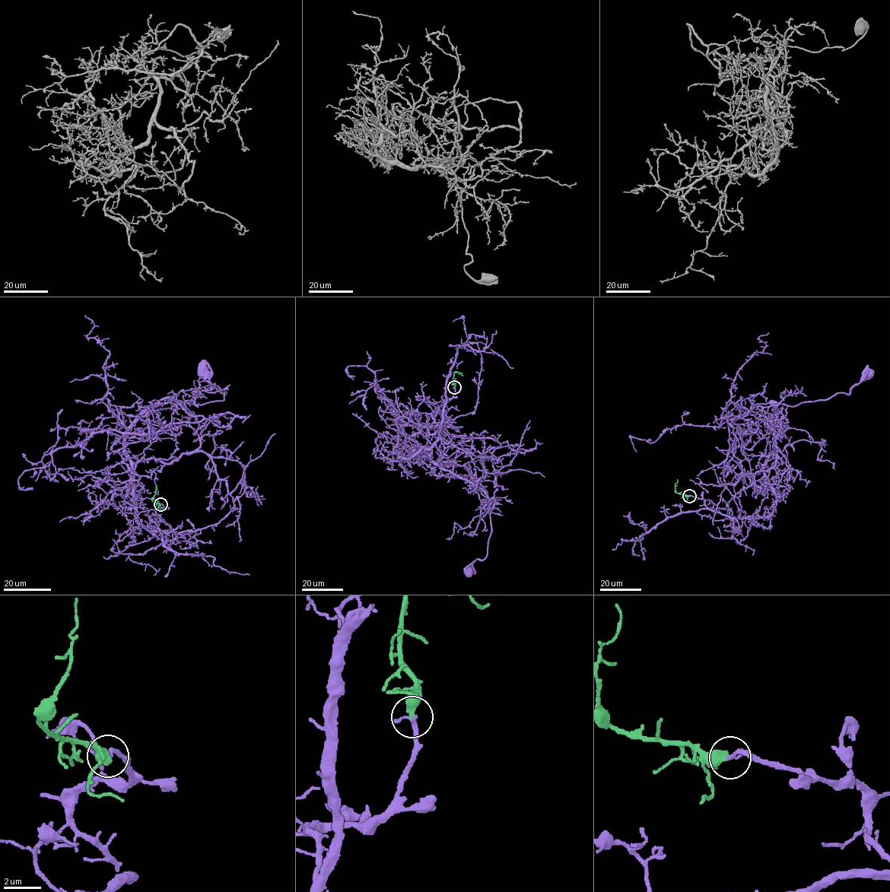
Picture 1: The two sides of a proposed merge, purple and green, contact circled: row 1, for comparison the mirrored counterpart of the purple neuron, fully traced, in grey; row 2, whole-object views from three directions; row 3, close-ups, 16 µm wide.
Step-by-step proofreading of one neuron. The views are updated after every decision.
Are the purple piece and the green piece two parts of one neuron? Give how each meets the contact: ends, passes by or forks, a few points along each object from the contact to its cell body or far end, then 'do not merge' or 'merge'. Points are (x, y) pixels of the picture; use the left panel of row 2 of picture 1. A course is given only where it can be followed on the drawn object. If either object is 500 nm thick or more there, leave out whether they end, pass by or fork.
purple passes by; green ends there; purple runs (160, 504), (156, 513), (175, 532), (138, 521), (125, 429), (166, 398), (224, 400), (203, 369); green runs (160, 504), (151, 500), (157, 484); merge

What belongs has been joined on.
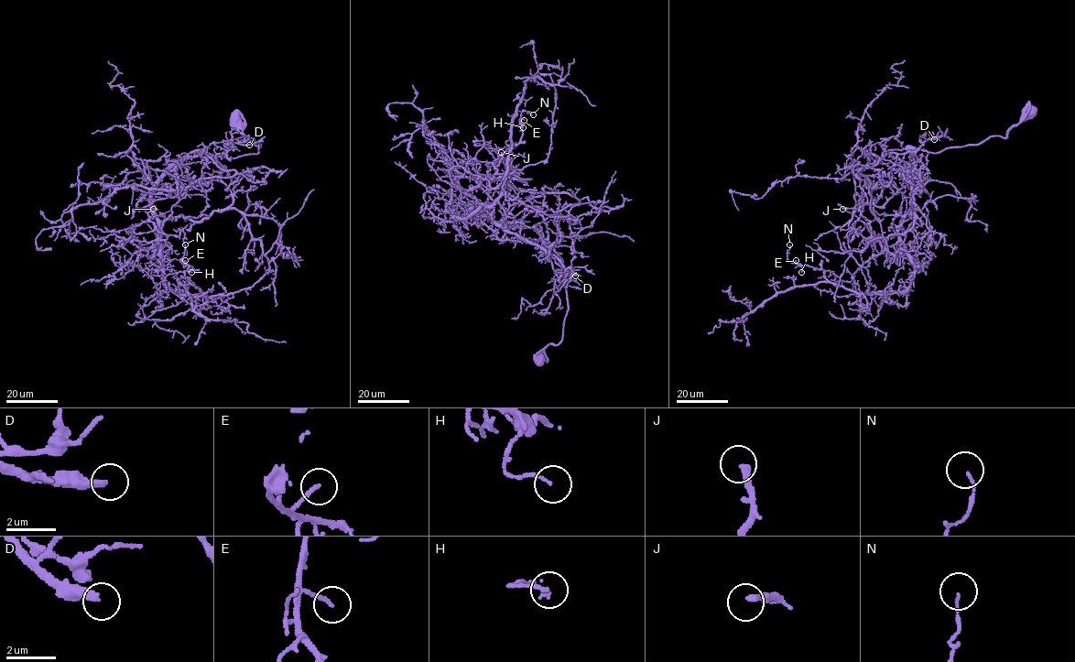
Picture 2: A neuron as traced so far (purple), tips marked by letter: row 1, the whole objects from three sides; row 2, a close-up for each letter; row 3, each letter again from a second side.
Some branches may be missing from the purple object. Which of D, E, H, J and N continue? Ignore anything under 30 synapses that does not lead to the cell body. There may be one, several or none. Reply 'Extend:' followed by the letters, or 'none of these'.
Extend: D, J

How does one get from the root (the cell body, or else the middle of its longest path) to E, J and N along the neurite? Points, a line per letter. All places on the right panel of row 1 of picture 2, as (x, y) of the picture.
E: (1029, 112), (1005, 137), (906, 147), (915, 162), (898, 231), (914, 268), (906, 289), (855, 293), (796, 260)
J: (1029, 112), (1005, 137), (906, 147), (915, 162), (902, 255), (855, 233), (861, 212), (842, 209)
N: (1029, 112), (1005, 137), (906, 147), (905, 290), (838, 287), (788, 260), (789, 244)

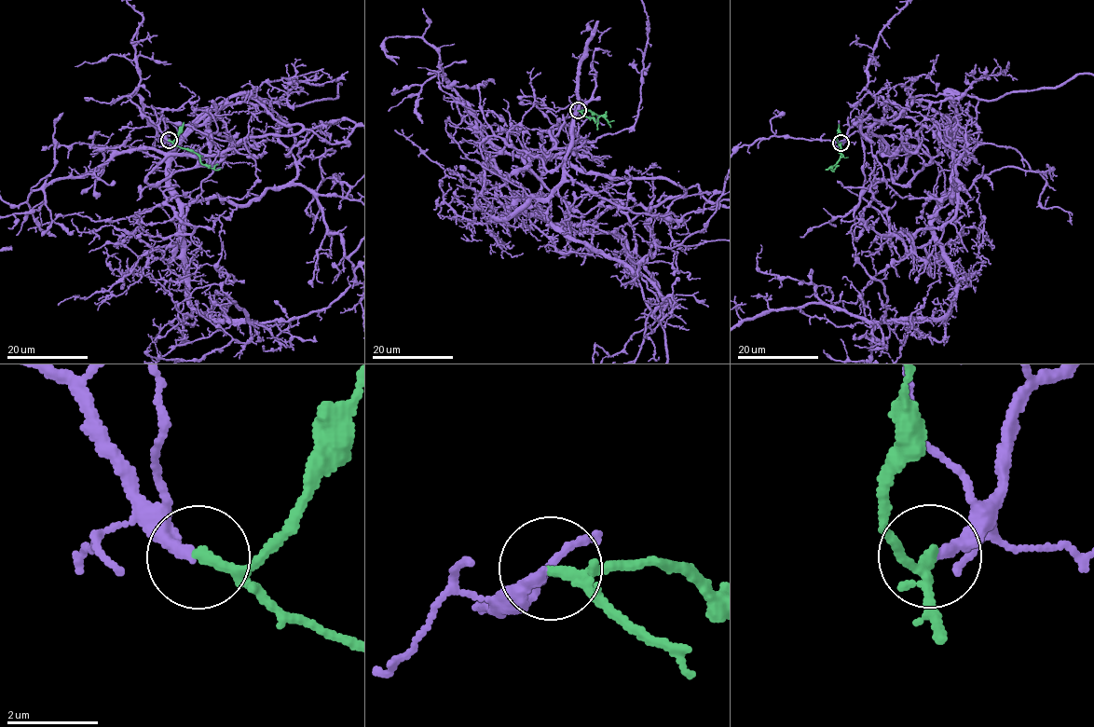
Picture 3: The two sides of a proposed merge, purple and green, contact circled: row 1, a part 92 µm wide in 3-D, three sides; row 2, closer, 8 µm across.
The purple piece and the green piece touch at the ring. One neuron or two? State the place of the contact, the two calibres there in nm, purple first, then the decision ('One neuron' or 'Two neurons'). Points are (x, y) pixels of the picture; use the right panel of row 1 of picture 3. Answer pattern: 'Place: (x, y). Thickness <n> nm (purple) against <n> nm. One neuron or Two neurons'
Place: (841, 143). Thickness 240 nm (purple) against 160 nm. One neuron

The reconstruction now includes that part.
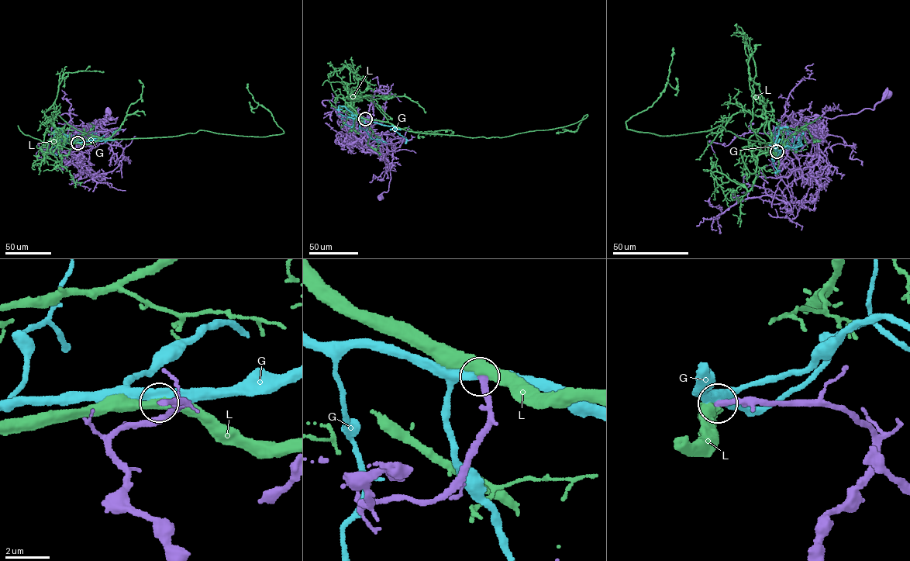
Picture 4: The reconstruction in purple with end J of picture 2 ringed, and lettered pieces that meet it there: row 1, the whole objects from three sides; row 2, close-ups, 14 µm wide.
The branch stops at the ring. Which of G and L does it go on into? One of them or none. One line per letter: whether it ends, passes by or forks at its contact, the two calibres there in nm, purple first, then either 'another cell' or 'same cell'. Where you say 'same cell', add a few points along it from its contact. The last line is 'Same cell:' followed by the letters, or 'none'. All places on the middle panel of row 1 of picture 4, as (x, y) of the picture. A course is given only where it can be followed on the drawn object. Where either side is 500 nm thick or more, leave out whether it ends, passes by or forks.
G: it passes by; calibres 280 and 440 nm; another cell
L: it passes by; calibres 280 and 440 nm; another cell
Same cell: none

